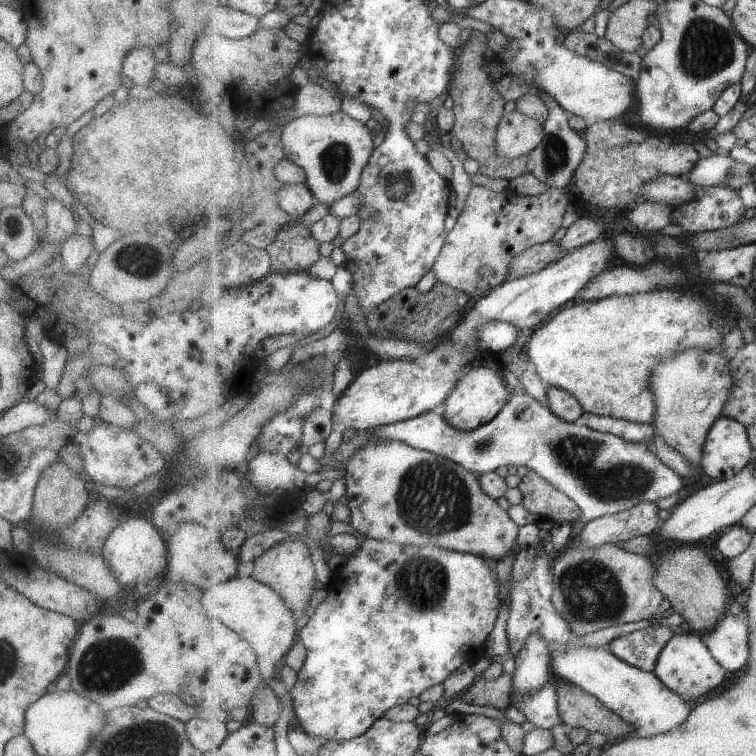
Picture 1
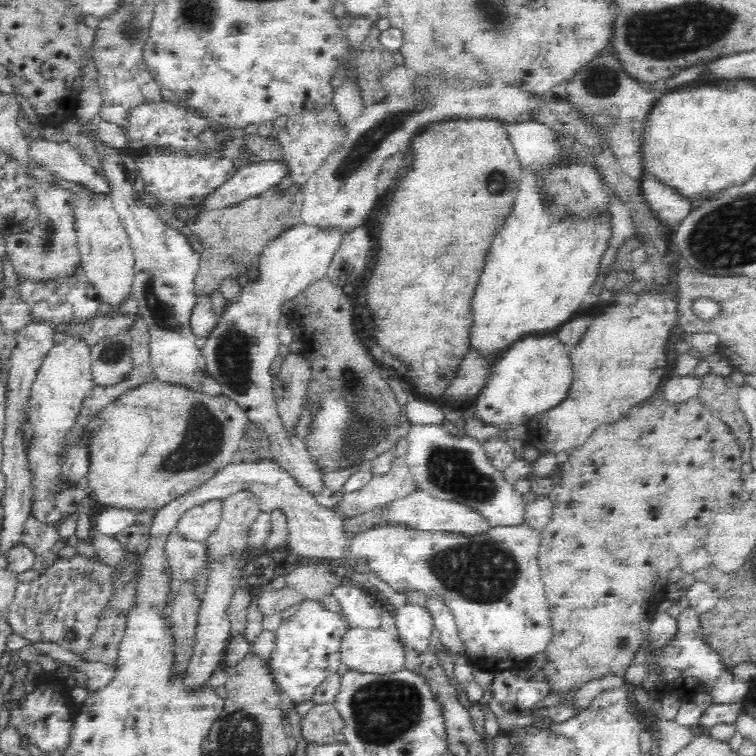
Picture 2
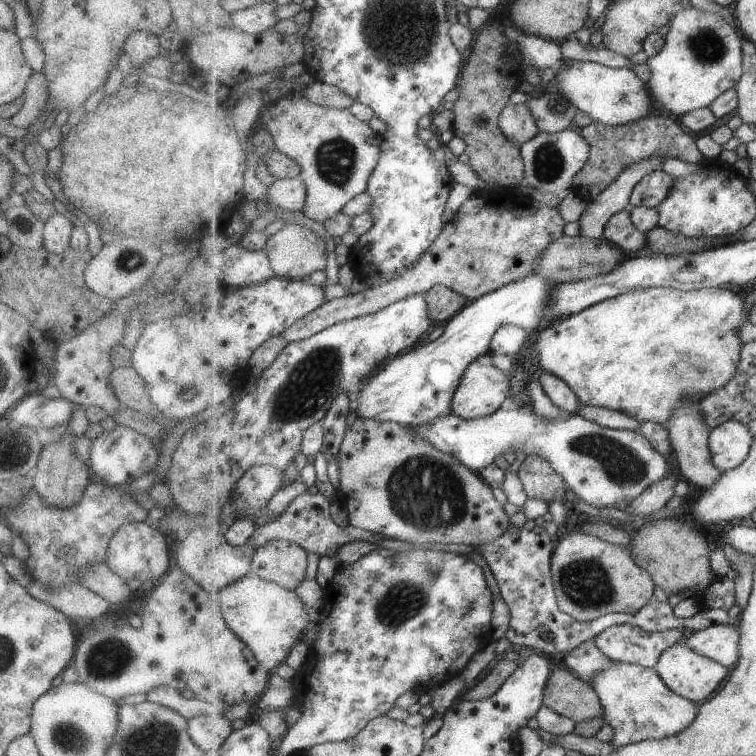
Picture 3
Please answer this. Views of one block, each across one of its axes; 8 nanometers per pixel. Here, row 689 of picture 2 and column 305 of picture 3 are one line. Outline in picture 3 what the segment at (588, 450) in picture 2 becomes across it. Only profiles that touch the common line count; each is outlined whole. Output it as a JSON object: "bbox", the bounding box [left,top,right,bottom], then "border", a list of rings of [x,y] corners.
{"bbox":[252,540,309,590],"border":[[[273,540],[255,551],[252,574],[279,583],[287,590],[297,590],[307,576],[309,553],[297,543]]]}

